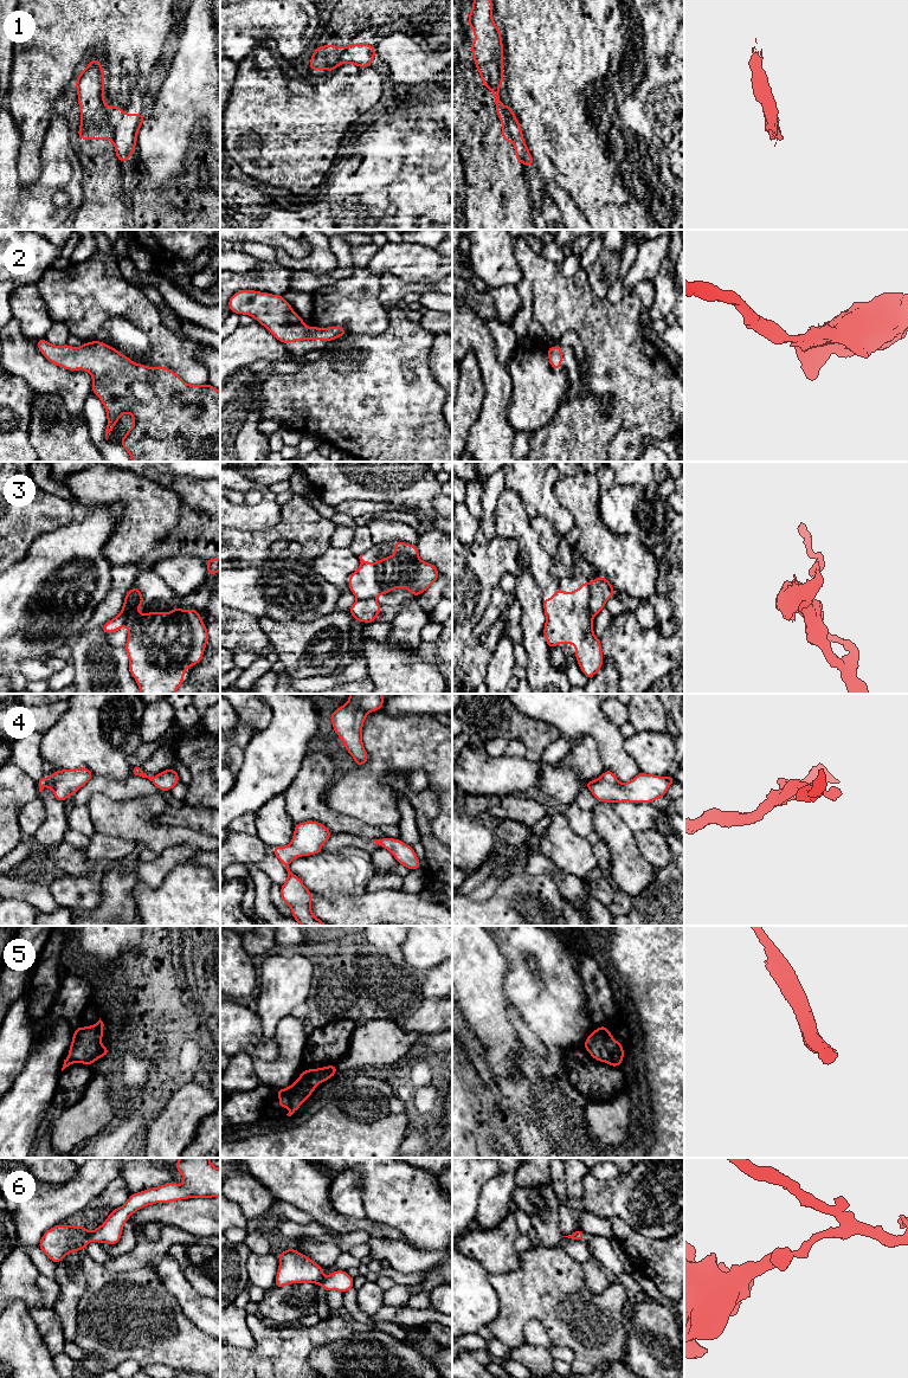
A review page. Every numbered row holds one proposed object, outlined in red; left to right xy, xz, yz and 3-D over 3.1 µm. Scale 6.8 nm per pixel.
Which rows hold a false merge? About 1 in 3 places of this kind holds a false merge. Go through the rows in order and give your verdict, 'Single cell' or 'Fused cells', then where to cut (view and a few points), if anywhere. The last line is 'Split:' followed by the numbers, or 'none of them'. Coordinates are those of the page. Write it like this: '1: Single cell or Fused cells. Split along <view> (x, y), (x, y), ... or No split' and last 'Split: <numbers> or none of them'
1: Fused cells. Split along yz (502, 107), (513, 140)
2: Single cell. No split
3: Fused cells. Split along xy (140, 591), (137, 599), (127, 612), (123, 624)
4: Single cell. No split
5: Single cell. No split
6: Fused cells. Split along xy (90, 1232), (91, 1240)
Split: 1, 3, 6

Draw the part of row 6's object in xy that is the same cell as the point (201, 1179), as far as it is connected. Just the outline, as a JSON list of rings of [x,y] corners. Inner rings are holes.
[[[180,1158],[174,1166],[183,1177],[183,1185],[172,1181],[131,1193],[124,1205],[111,1210],[105,1222],[91,1232],[91,1241],[117,1244],[128,1218],[147,1205],[188,1198],[220,1197],[220,1168],[214,1167],[210,1158]]]

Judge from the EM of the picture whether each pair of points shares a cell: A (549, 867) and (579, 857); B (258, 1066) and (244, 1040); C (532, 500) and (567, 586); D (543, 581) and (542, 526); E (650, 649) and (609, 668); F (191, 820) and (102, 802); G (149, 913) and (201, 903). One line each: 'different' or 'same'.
A: different
B: different
C: different
D: different
E: different
F: different
G: same

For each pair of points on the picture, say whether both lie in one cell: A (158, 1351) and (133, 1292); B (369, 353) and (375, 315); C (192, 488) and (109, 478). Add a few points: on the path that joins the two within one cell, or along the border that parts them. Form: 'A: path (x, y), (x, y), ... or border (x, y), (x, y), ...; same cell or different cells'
A: path (158, 1337), (133, 1311), (133, 1306); same cell
B: border (387, 311), (387, 326), (381, 332), (347, 333); different cells
C: border (178, 494), (184, 503); different cells

